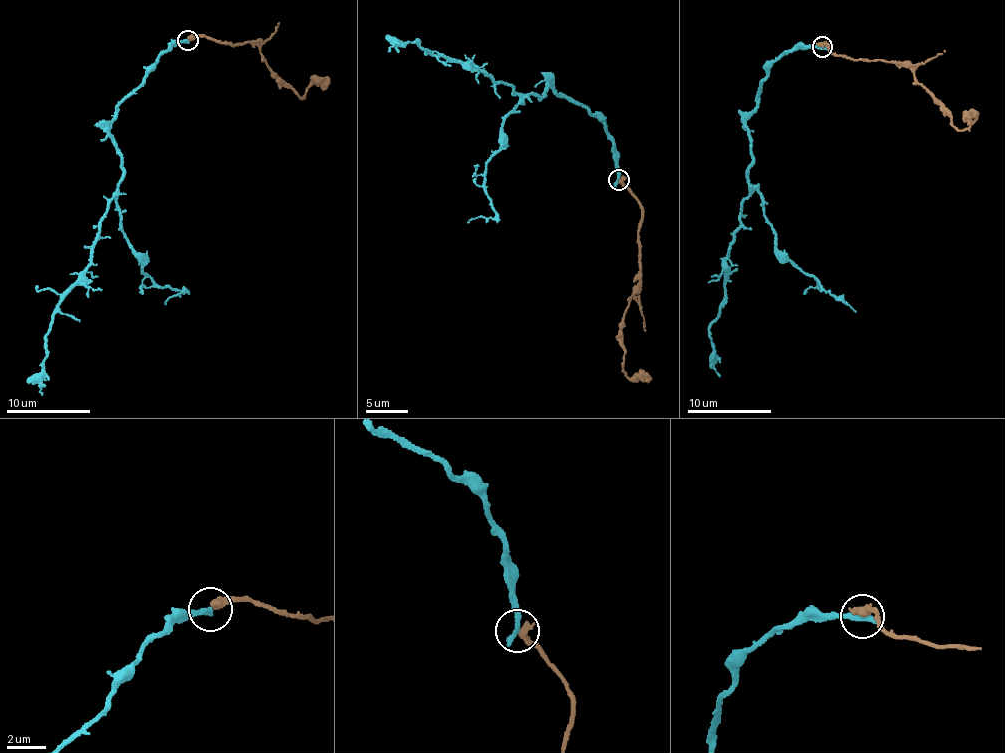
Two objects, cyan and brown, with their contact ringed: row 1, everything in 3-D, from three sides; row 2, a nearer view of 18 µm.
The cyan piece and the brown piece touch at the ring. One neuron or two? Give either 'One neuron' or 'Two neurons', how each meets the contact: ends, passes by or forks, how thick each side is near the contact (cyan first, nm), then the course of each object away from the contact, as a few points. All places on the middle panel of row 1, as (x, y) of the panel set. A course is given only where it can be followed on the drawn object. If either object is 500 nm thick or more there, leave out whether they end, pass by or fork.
Two neurons. At the ring cyan ends. At the ring brown ends. Thickness 340 nm (cyan) against 440 nm. Course of cyan: (618, 179), (603, 123), (549, 83), (545, 96), (520, 96), (418, 40), (389, 51). Course of brown: (620, 179), (642, 210), (640, 286), (620, 326), (625, 354), (622, 368), (633, 378), (650, 377)

